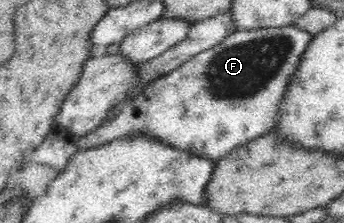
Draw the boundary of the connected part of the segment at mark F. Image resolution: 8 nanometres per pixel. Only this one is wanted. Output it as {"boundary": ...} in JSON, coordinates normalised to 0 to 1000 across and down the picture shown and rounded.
{"boundary":[[[852,108],[808,126],[686,135],[686,148],[669,148],[640,197],[622,202],[622,215],[576,238],[576,251],[558,256],[517,309],[442,359],[326,534],[215,632],[227,668],[253,673],[355,614],[427,605],[576,704],[640,713],[695,650],[791,587],[802,561],[805,498],[826,462],[840,363],[860,327],[907,166],[913,157]]]}

